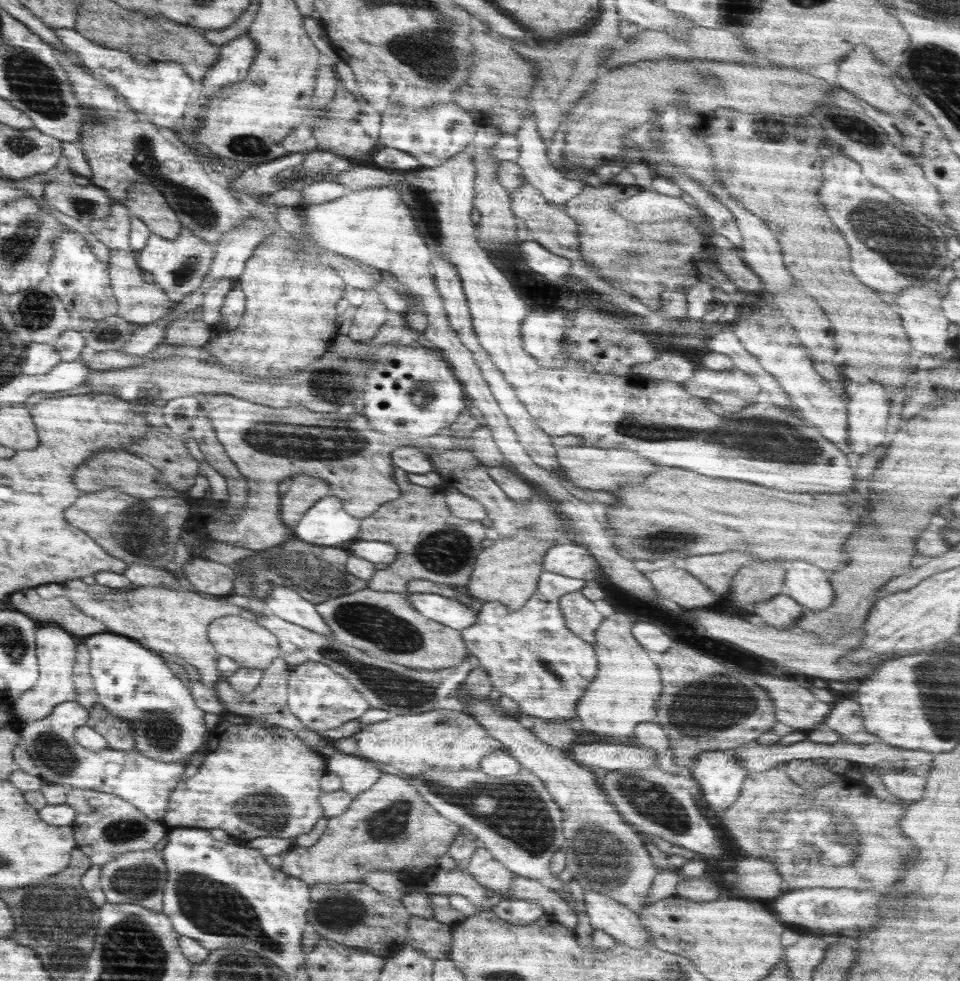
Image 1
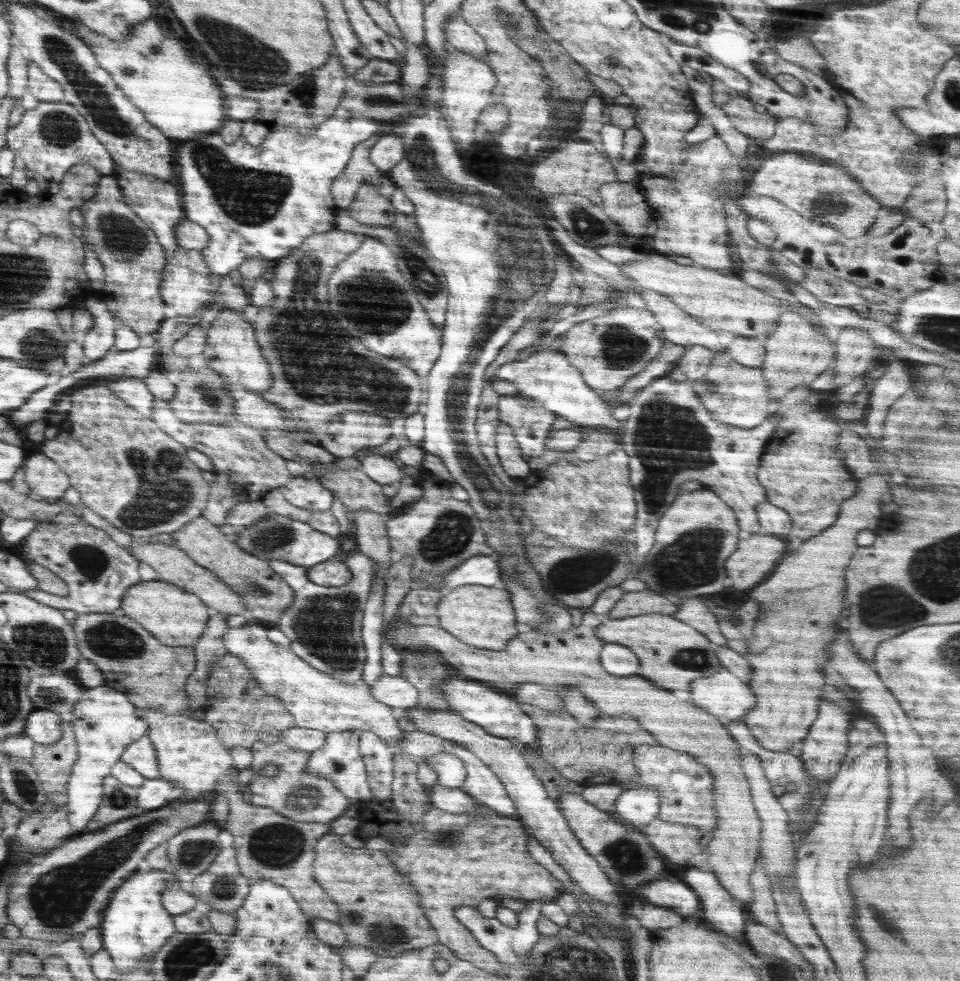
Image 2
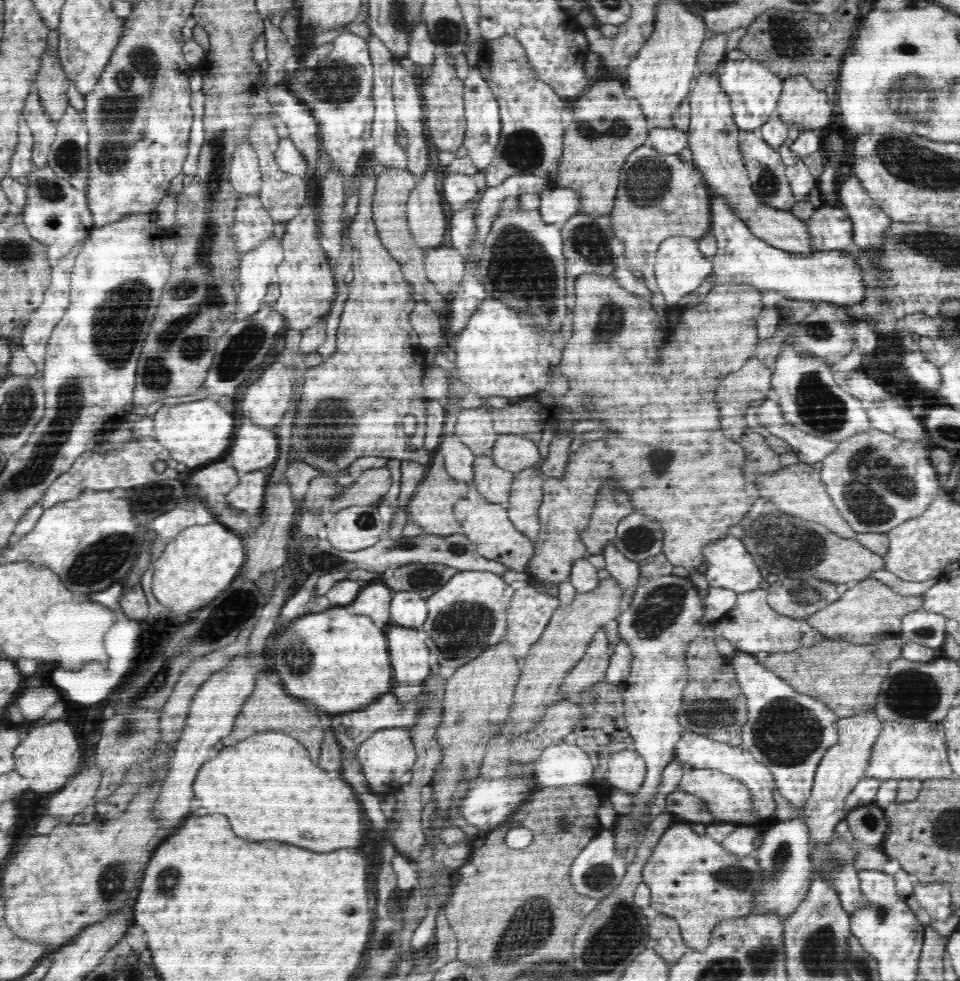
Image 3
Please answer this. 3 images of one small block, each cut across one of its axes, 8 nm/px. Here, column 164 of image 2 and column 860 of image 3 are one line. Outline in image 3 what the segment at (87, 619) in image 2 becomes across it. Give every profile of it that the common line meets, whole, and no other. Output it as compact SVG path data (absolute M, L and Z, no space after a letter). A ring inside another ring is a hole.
M898 635L885 636L869 644L825 638L814 646L800 646L792 652L769 653L761 664L788 681L796 692L821 700L843 719L875 708L889 664L901 657L902 646L904 640Z

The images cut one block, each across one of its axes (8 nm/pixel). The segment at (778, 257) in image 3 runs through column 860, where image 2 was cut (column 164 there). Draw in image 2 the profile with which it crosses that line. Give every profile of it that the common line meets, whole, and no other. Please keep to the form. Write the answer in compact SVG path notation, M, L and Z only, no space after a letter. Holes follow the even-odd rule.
M179 247L164 267L162 273L162 284L160 287L162 300L173 306L180 316L196 316L201 310L215 300L218 304L218 313L224 308L230 308L246 316L246 306L250 304L245 290L242 286L234 285L229 275L218 278L211 273L209 266L204 260L202 251L183 249Z

